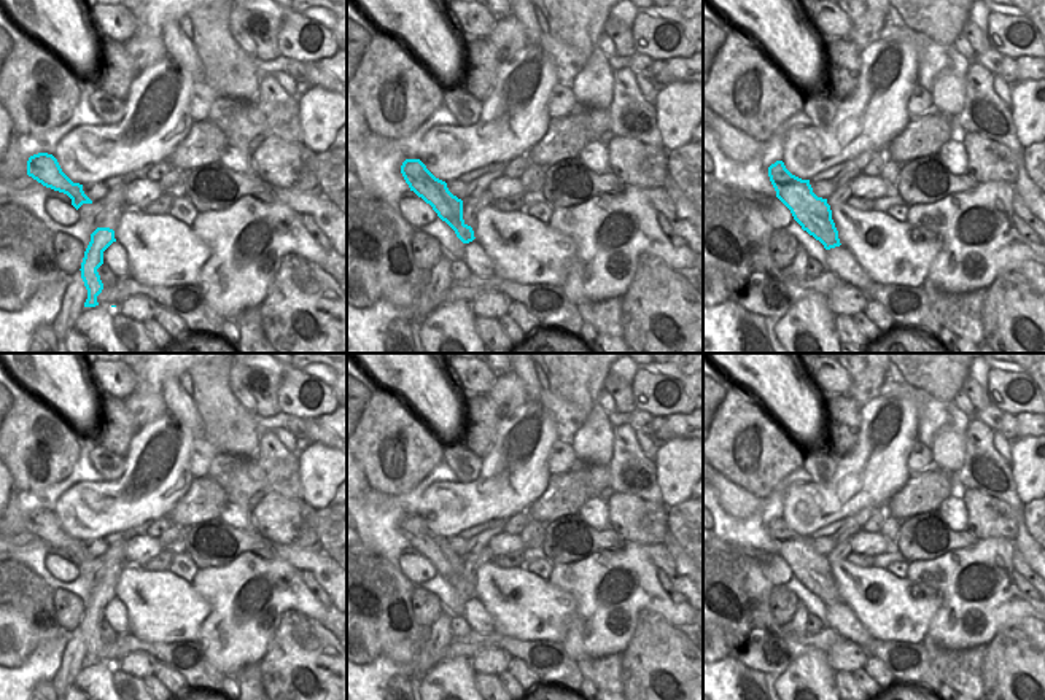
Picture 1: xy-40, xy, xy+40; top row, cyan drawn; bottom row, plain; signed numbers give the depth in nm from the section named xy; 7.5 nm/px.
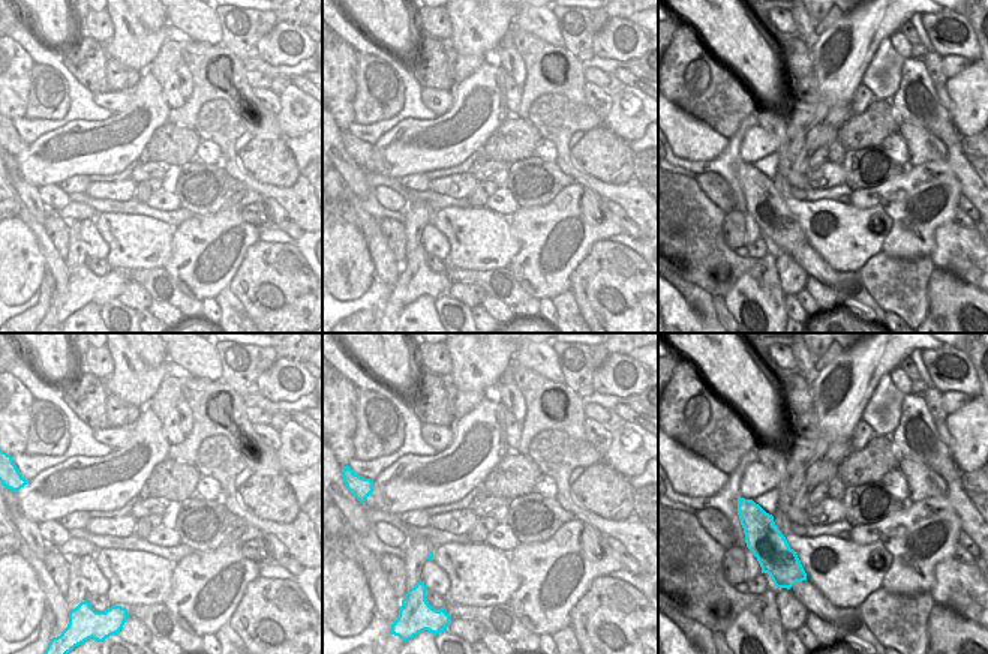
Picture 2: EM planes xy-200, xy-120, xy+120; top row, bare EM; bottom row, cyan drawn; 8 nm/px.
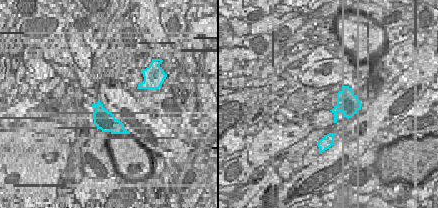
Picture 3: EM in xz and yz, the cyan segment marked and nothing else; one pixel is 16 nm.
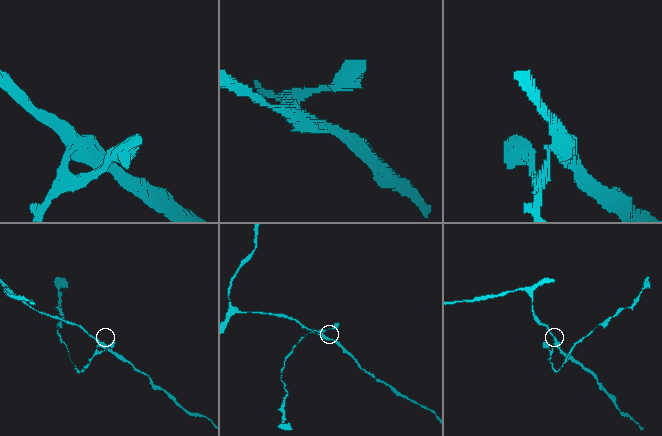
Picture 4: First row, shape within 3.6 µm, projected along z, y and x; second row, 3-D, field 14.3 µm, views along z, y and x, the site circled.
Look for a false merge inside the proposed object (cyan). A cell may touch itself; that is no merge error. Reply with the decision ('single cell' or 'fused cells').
fused cells

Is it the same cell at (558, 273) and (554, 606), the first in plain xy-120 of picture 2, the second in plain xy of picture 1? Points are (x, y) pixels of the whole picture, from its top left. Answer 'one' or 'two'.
two

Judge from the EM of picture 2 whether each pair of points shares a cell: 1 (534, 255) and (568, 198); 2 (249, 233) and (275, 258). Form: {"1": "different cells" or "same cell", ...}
{"1": "same cell", "2": "different cells"}

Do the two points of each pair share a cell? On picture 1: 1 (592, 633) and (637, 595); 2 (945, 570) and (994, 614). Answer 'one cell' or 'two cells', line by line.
1: one cell
2: one cell

